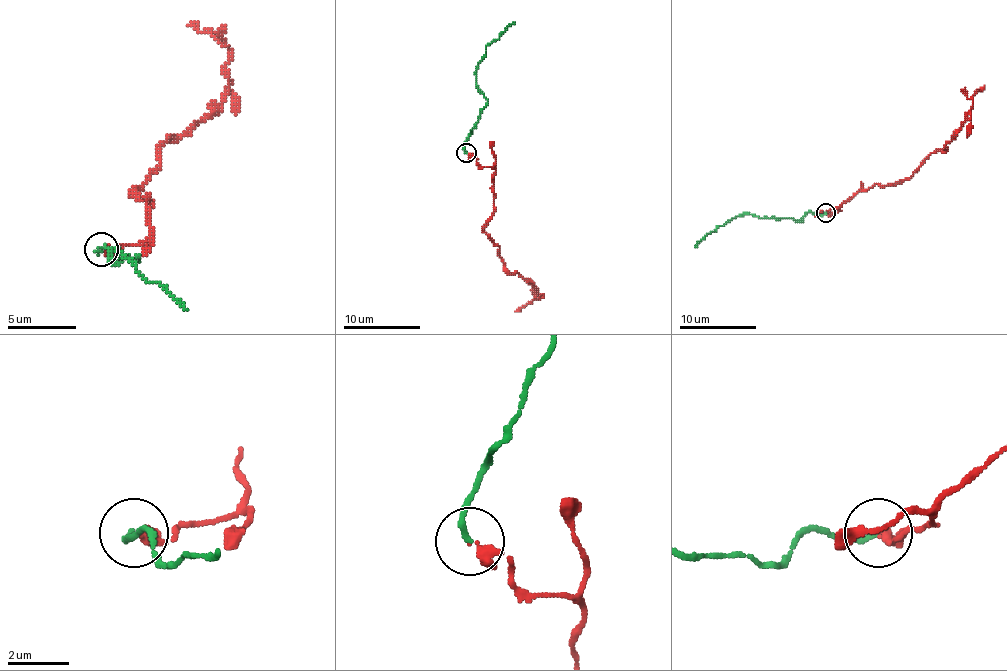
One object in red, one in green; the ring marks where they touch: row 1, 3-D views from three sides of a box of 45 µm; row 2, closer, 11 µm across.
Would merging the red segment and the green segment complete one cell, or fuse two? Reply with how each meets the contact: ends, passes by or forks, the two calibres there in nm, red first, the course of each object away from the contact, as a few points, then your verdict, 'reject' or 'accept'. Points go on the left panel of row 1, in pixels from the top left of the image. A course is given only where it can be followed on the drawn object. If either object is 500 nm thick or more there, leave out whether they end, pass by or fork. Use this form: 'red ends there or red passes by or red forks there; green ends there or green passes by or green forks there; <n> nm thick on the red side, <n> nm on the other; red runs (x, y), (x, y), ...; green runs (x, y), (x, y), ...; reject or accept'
red passes by; green ends there; 200 nm thick on the red side, 180 nm on the other; red runs (102, 248), (153, 231), (150, 197), (132, 190), (160, 149), (222, 101), (228, 49), (187, 25); green runs (102, 248), (98, 251), (105, 248), (115, 262), (139, 258), (119, 255), (119, 251), (136, 272), (187, 310); accept

